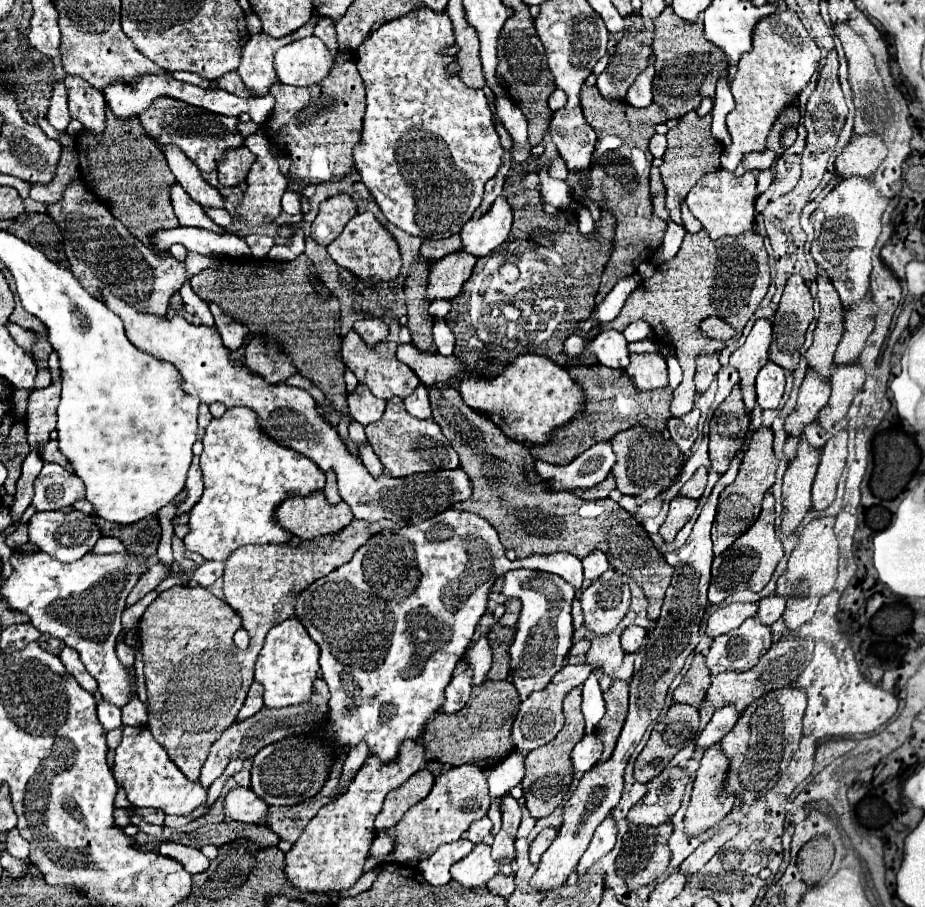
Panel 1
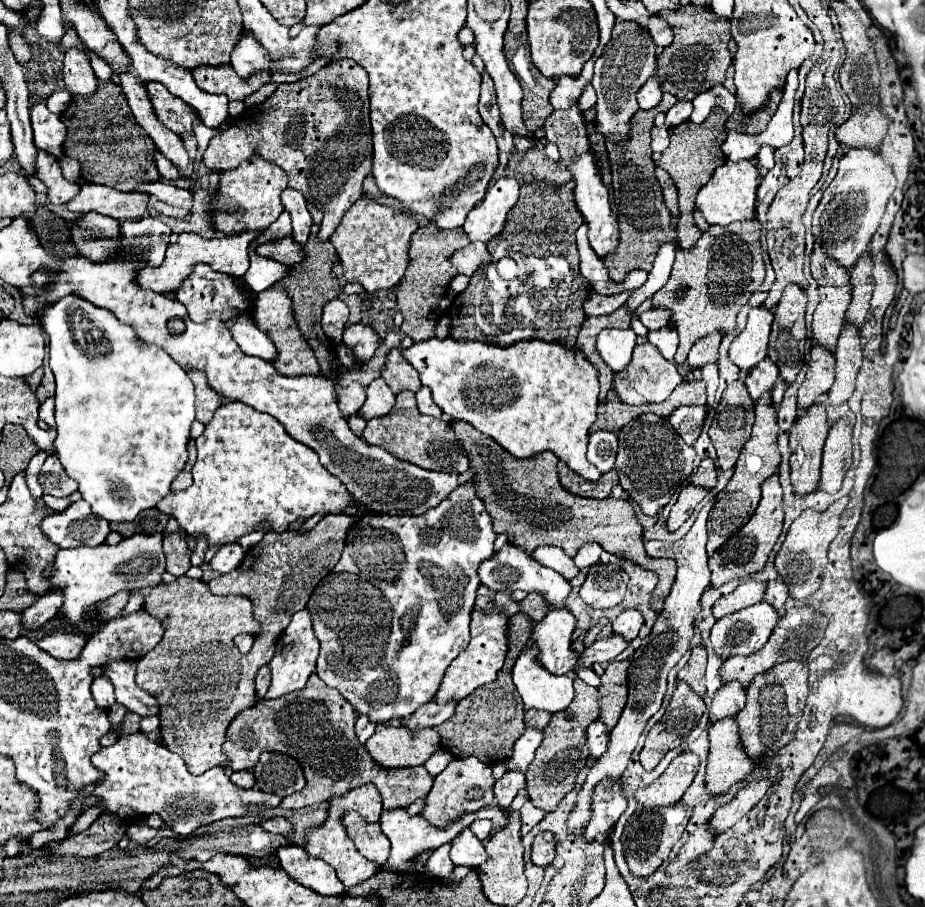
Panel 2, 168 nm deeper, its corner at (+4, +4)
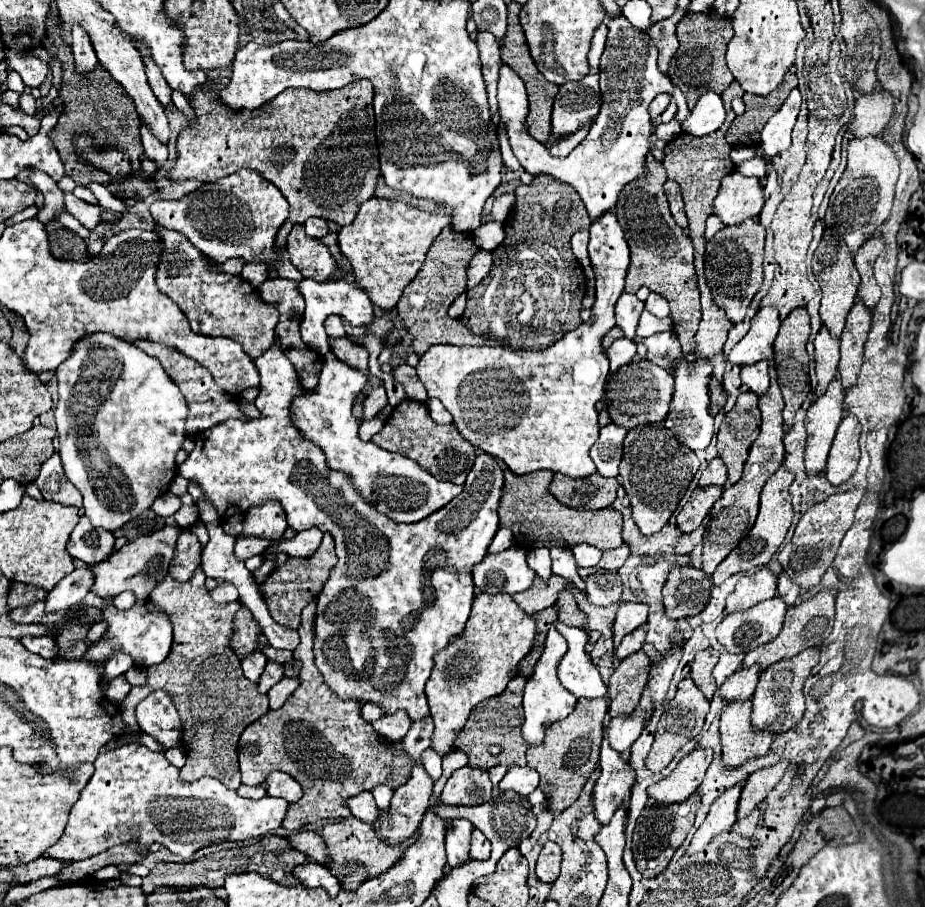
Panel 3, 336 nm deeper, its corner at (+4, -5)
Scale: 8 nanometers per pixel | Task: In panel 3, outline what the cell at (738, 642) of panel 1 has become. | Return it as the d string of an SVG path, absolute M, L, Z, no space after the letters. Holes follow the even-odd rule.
M774 595L768 601L760 601L746 611L736 611L724 617L716 627L718 641L732 653L748 653L758 645L772 641L784 623L788 605L782 597Z

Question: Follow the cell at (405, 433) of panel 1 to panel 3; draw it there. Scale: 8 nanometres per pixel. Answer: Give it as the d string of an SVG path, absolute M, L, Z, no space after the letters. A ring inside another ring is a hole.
M404 399L390 413L384 429L378 435L374 435L372 441L386 451L394 451L394 453L410 457L412 461L422 465L428 473L432 473L436 479L450 481L456 485L464 485L468 469L472 469L474 459L476 459L474 445L470 441L464 441L464 437L460 437L454 423L438 425L430 417L426 403L412 401L412 399Z

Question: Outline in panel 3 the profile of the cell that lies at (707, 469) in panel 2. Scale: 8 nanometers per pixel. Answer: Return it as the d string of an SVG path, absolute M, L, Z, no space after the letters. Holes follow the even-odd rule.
M716 457L704 469L704 473L700 477L700 487L706 487L706 485L720 485L722 487L724 483L726 483L726 465L720 457Z

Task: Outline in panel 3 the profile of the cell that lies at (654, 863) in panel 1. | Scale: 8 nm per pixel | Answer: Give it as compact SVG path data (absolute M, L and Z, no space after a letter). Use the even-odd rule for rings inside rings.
M692 795L692 797L688 797L682 803L662 805L662 803L650 801L644 807L642 815L638 817L638 825L634 829L634 837L632 837L632 851L634 851L636 867L638 867L638 871L644 877L656 877L658 873L662 873L666 869L666 865L670 863L674 851L684 843L688 831L694 825L698 801L700 801L700 797Z

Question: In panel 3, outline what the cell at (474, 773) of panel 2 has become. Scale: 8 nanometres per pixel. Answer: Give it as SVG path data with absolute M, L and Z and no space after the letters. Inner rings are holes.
M462 767L448 779L440 801L444 805L480 805L492 799L492 783L488 771Z

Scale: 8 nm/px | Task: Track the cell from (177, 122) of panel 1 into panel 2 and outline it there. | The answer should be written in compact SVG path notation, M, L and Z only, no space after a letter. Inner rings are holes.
M148 82L146 90L156 118L180 138L192 138L192 122L198 120L198 112L174 94L170 94L160 82Z

